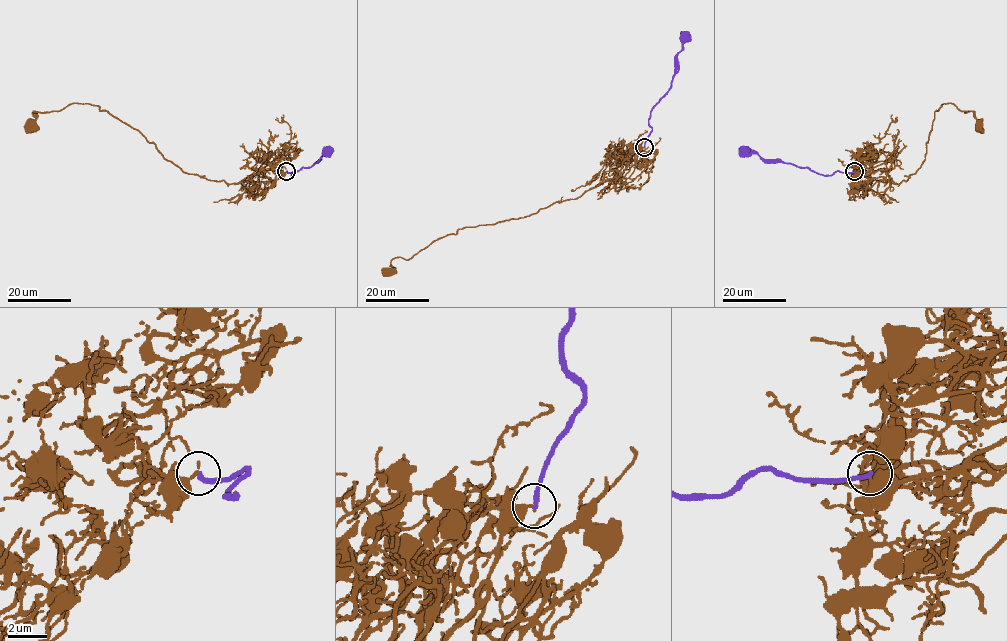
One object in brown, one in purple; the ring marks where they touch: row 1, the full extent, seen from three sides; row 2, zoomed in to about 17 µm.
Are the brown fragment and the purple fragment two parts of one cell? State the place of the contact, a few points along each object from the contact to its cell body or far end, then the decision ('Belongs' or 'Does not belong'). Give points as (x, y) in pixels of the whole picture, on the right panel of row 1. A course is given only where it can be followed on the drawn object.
Place: (854, 171). Course of brown: (854, 172), (886, 169), (895, 183), (907, 180), (924, 160), (934, 112), (943, 103), (973, 113), (978, 126). Course of purple: (854, 172), (819, 174), (808, 168), (765, 162), (756, 154), (745, 149). Does not belong

